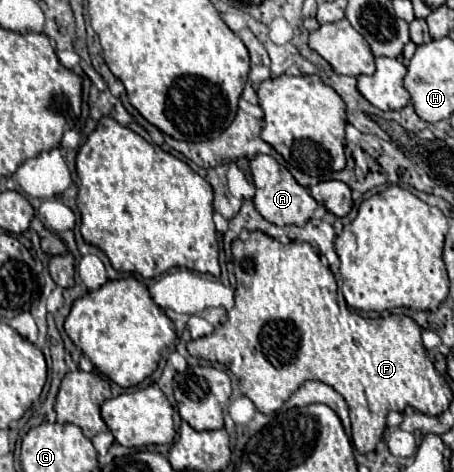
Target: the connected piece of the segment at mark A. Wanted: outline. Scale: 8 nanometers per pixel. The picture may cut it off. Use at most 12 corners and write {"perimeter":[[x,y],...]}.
{"perimeter":[[253,157],[255,209],[305,225],[319,203],[273,157]]}

